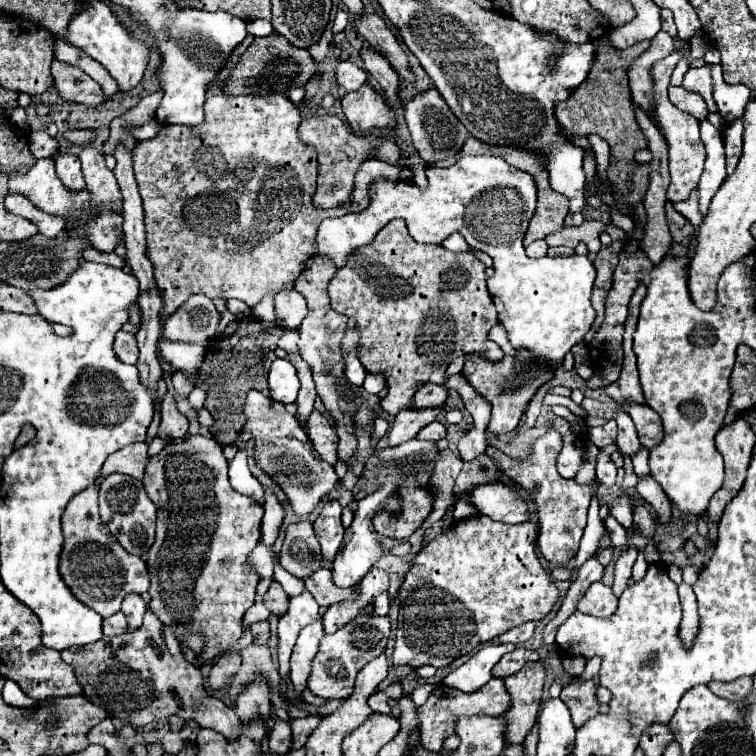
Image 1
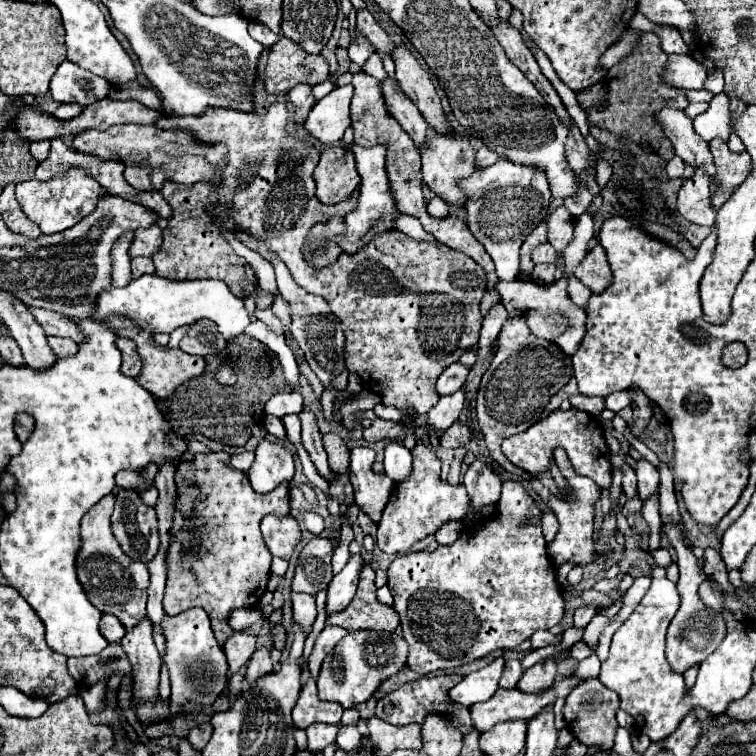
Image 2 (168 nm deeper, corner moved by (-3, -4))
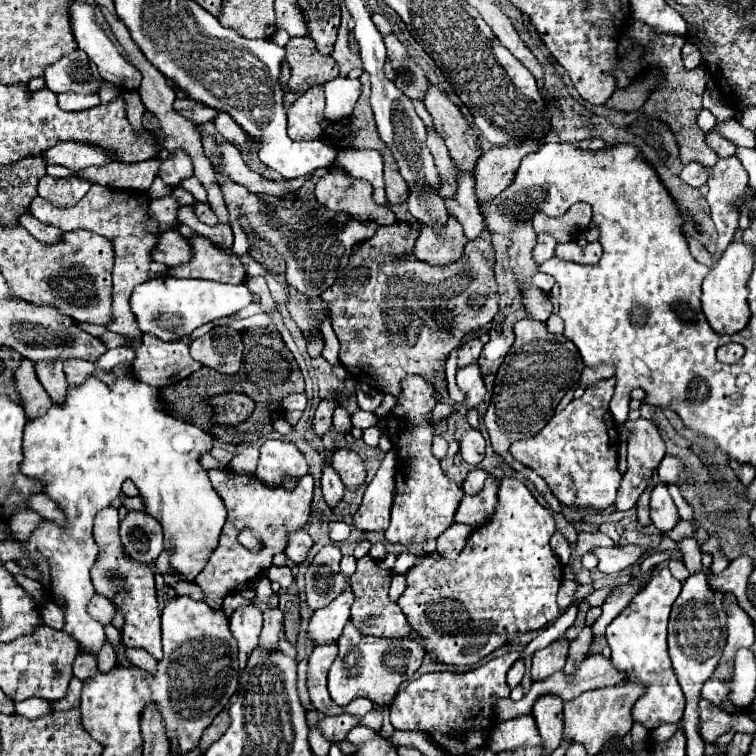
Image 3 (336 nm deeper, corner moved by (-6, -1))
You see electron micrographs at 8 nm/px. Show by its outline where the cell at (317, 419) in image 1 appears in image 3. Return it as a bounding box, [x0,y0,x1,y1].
[331,448,365,490]

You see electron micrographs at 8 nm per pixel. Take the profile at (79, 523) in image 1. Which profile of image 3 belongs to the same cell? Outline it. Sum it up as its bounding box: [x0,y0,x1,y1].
[91,506,161,660]

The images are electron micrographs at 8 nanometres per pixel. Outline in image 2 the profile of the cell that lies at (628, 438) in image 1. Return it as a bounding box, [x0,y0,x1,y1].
[636,459,660,503]

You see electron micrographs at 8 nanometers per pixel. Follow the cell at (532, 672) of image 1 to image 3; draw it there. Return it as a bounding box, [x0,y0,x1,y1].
[531,638,569,682]

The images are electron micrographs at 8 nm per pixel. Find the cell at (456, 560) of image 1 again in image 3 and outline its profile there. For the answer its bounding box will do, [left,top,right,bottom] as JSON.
[397,478,563,666]

